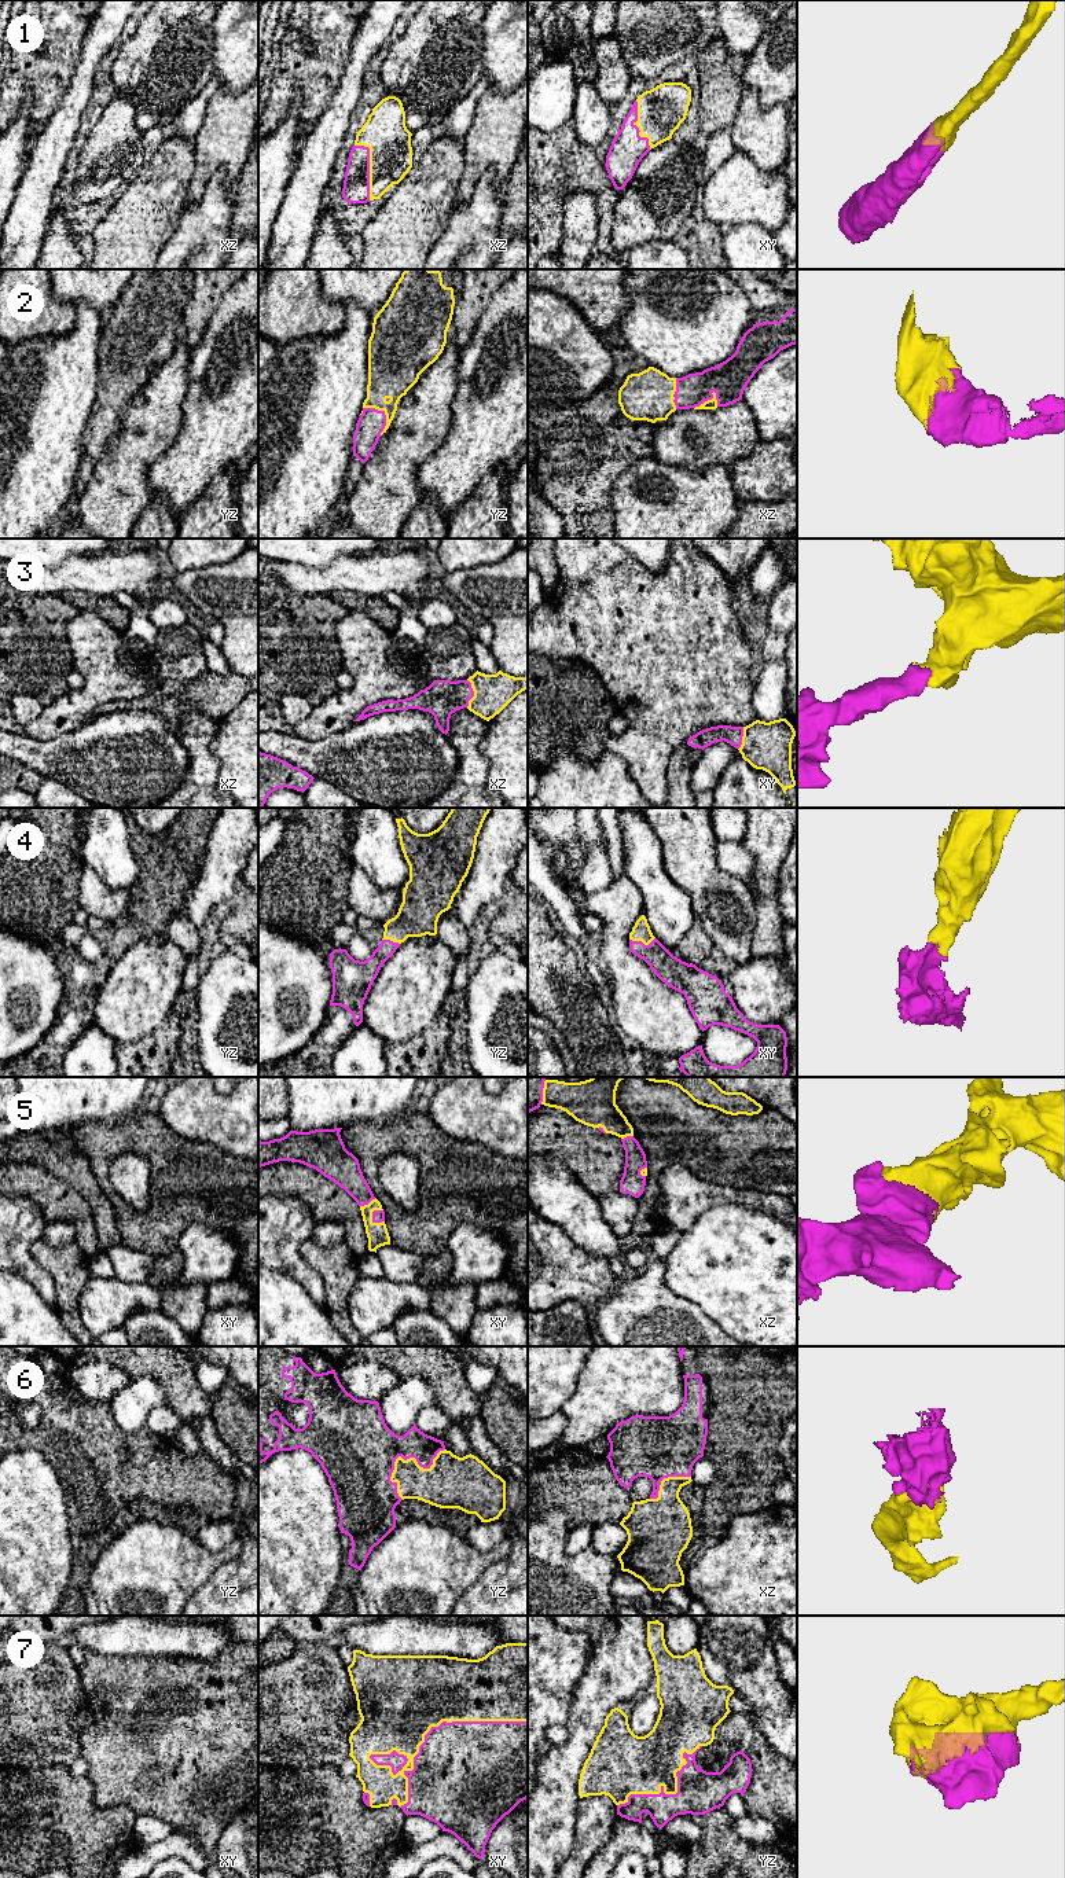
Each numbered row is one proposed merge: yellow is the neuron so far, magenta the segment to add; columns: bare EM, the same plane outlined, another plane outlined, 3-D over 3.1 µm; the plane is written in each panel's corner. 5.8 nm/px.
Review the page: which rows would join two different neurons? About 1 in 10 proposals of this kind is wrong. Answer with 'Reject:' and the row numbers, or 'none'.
Reject: none

